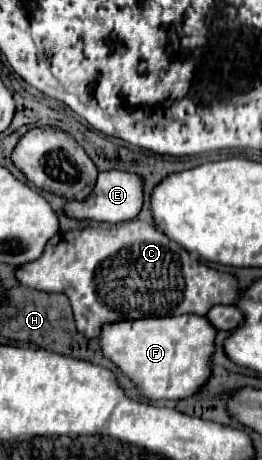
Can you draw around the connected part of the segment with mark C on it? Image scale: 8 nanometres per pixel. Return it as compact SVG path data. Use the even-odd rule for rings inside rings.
M132 219L110 227L84 227L78 231L58 233L48 241L42 257L28 265L22 265L16 273L22 285L38 291L64 293L74 309L76 327L86 337L98 337L100 329L108 323L144 319L144 317L170 317L182 313L206 315L214 305L230 305L240 299L240 283L234 275L216 271L202 261L194 259L184 247L170 241L152 223Z

